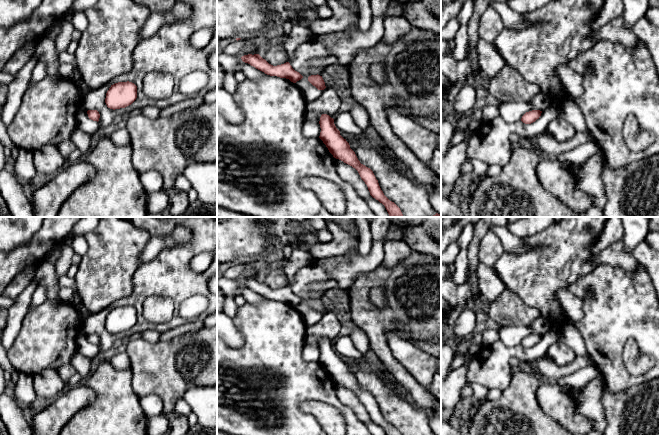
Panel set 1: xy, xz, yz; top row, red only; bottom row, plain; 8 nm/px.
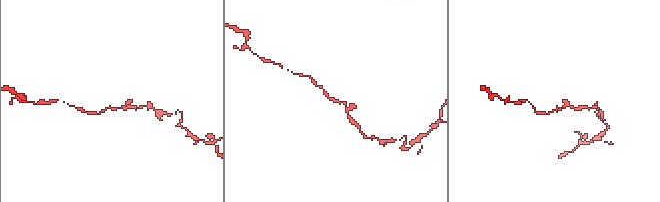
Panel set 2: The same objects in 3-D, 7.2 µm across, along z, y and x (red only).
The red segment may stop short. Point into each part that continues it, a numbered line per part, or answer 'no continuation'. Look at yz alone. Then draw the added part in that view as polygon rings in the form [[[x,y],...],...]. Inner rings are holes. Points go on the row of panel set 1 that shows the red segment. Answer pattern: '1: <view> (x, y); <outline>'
no continuation

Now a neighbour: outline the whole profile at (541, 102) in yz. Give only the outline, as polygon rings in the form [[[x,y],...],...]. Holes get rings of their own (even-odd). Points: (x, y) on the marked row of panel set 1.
[[[539,92],[530,102],[536,110],[546,110],[551,107],[550,99],[543,92]]]

